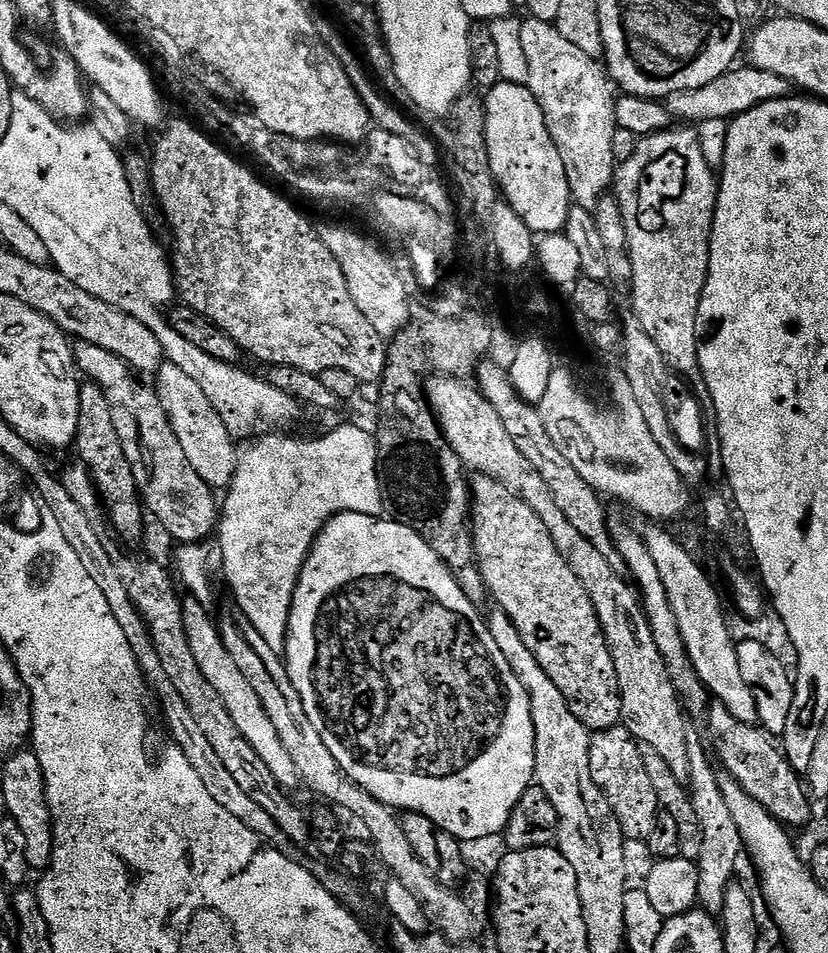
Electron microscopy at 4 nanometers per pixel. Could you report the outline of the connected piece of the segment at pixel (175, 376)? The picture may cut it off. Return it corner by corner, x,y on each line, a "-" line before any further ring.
169,362
161,364
159,372
155,373
154,391
160,399
160,405
166,410
170,426
182,442
182,450
190,461
190,466
213,490
227,489
236,473
237,441
232,439
230,430
226,430
226,422
218,414
218,410
210,402
210,398
202,392
202,386
190,378
182,370

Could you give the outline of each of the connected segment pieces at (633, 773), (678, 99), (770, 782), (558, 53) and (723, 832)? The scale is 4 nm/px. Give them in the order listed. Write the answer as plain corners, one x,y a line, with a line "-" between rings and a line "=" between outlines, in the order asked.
617,726
614,728
607,728
601,732
591,733
590,774
594,778
596,785
602,790
602,794
610,802
610,806
614,810
614,814
622,826
625,837
627,837
627,839
647,841
651,832
656,828
656,819
661,819
662,809
660,806
660,799
656,793
657,784
650,782
650,777
646,774
646,762
642,762
640,744
629,734
627,728
=
751,66
733,67
723,72
714,82
702,86
698,90
686,90
667,97
666,107
677,121
701,122
708,119
731,121
759,104
780,100
783,96
793,95
794,86
786,78
778,78
778,74
770,74
770,70
758,70
=
719,702
713,703
706,713
716,752
724,763
729,777
737,780
752,798
785,826
800,828
812,820
812,805
801,773
794,771
784,757
781,745
764,731
763,727
738,722
730,710
=
528,18
521,23
520,33
522,51
526,54
526,86
534,94
546,118
550,138
558,146
562,166
566,166
566,178
572,191
573,201
578,206
594,212
599,200
613,187
614,177
618,171
614,158
618,96
614,91
614,85
605,65
601,61
590,58
590,54
578,50
578,46
574,46
567,38
562,38
562,34
558,34
555,23
=
696,734
689,735
688,749
690,750
690,795
694,806
694,814
698,814
698,822
702,826
702,854
694,861
698,870
698,904
703,911
709,914
720,914
724,911
726,890
734,882
735,876
732,875
735,874
736,867
740,864
740,856
742,860
744,839
742,834
738,834
738,826
734,823
734,817
730,814
730,809
726,807
726,798
722,798
721,777
716,776
716,772
712,769
712,764
708,761
708,756
704,753
704,748
700,745
700,740
696,737

